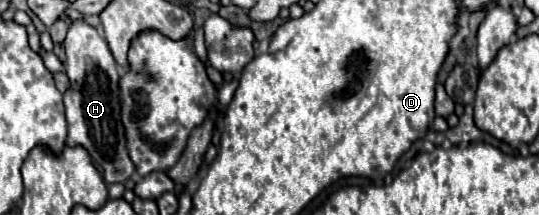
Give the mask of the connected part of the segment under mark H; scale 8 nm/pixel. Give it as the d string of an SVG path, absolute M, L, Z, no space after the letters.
M71 20L63 48L67 54L67 76L71 80L71 88L63 94L69 124L67 144L81 144L87 148L93 164L103 172L107 184L125 184L135 174L135 166L125 148L125 130L119 116L119 72L115 58L99 30L89 26L85 20Z

